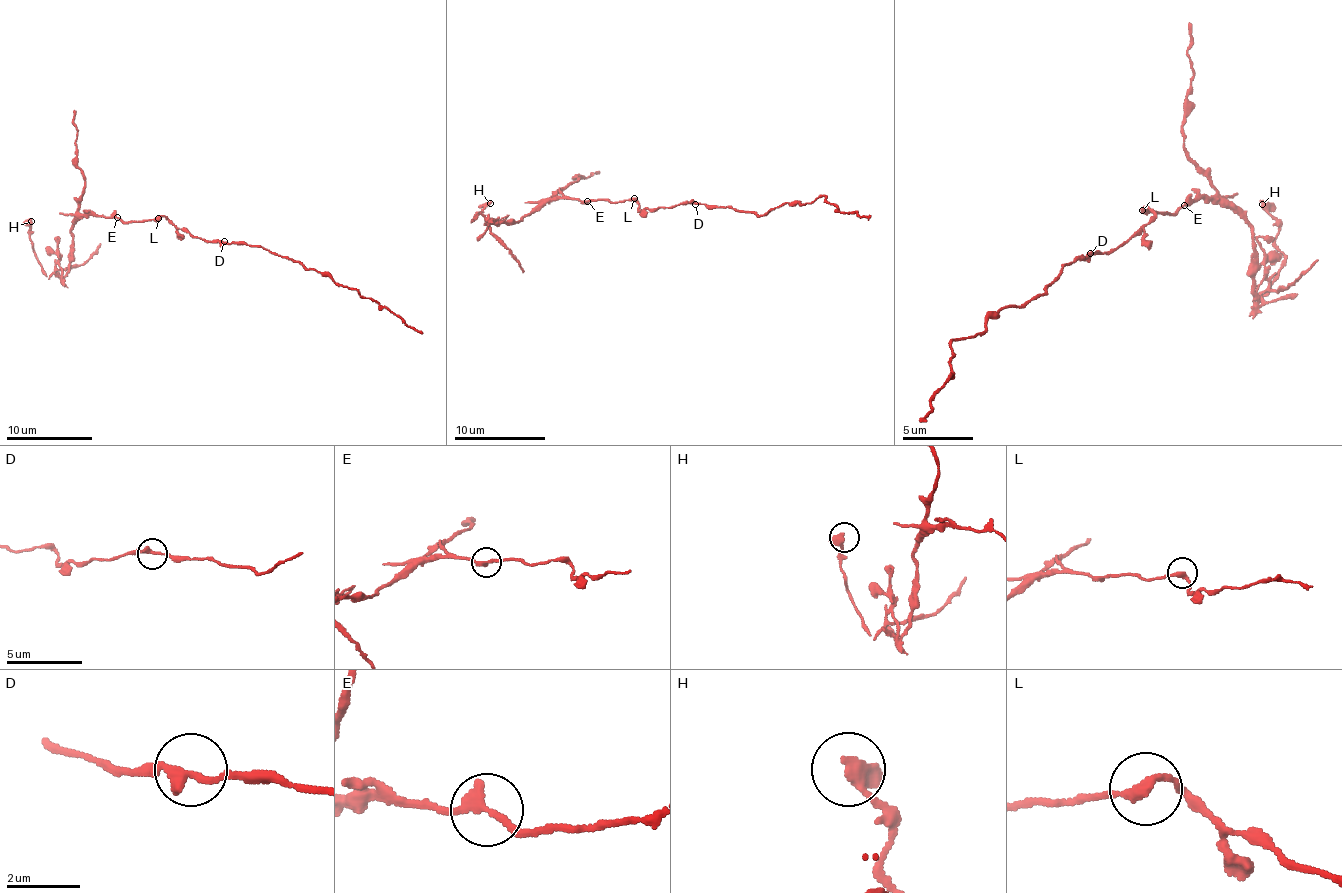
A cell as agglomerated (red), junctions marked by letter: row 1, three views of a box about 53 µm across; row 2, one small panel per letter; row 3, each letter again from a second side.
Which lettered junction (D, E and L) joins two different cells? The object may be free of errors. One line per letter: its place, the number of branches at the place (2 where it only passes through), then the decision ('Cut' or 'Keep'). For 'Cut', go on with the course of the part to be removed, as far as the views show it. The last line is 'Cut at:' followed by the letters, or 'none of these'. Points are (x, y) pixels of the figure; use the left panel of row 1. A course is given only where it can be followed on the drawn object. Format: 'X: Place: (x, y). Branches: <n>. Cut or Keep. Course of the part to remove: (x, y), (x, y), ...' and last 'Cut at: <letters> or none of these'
D: Place: (224, 241). Branches: 2. Keep
E: Place: (117, 217). Branches: 2. Cut. Course of the part to remove: (116, 218), (79, 216), (71, 230), (72, 262), (63, 275), (47, 277), (30, 244), (31, 219)
L: Place: (158, 218). Branches: 2. Keep
Cut at: E

